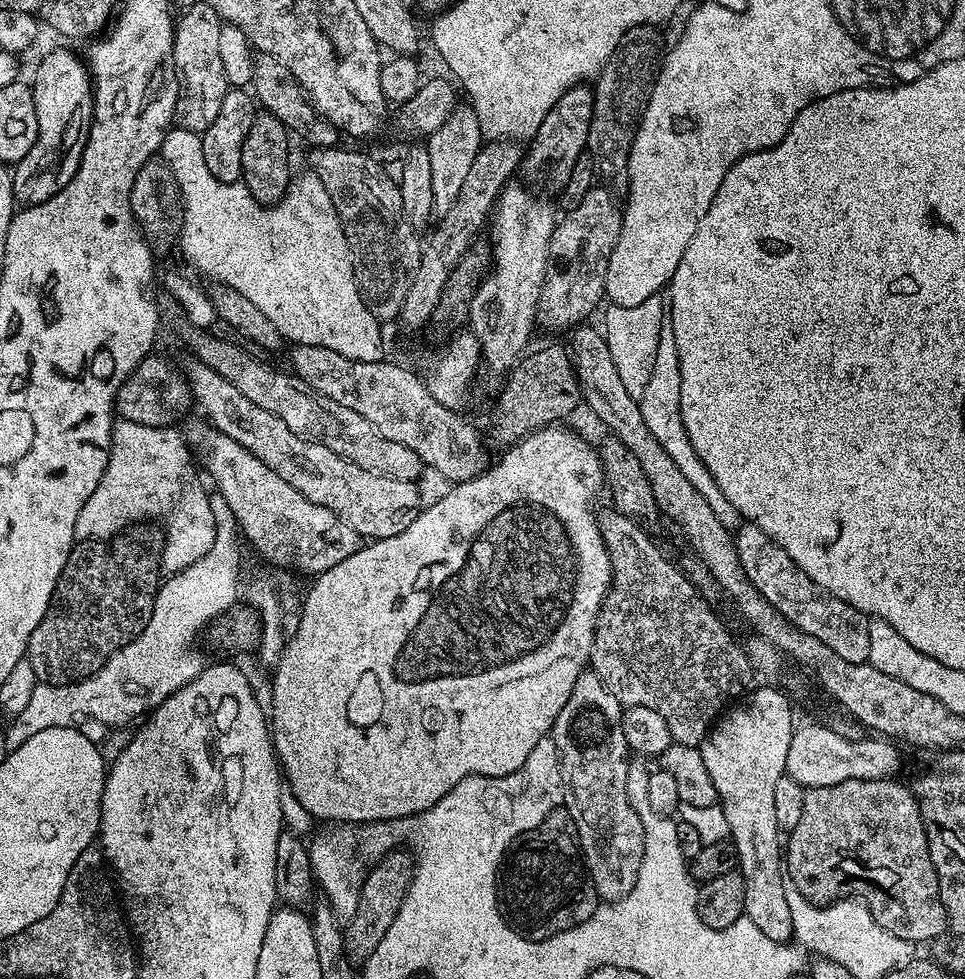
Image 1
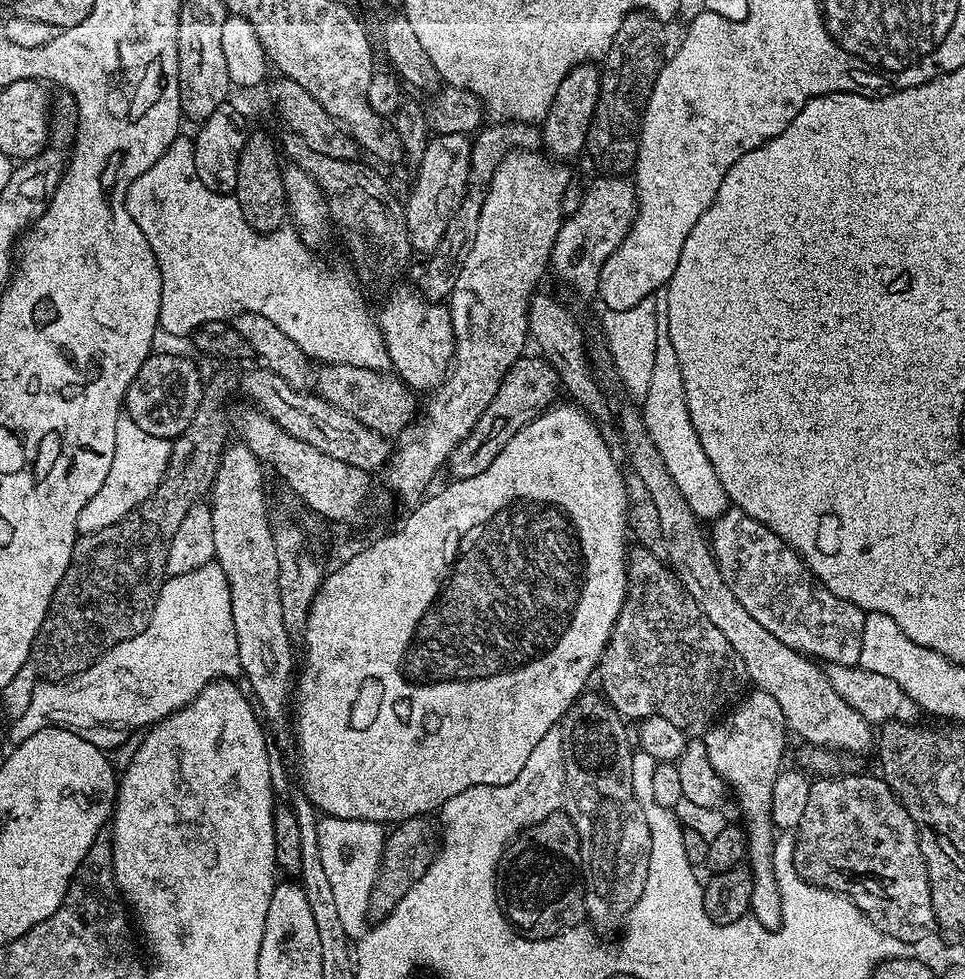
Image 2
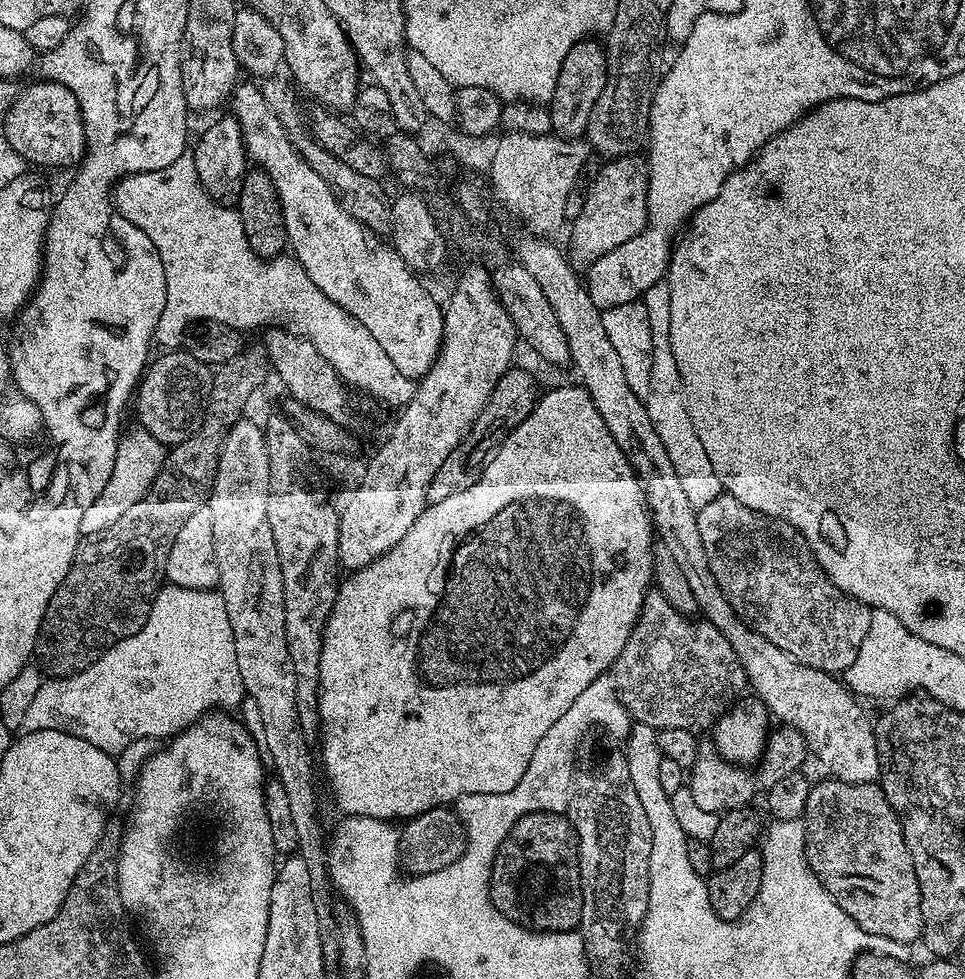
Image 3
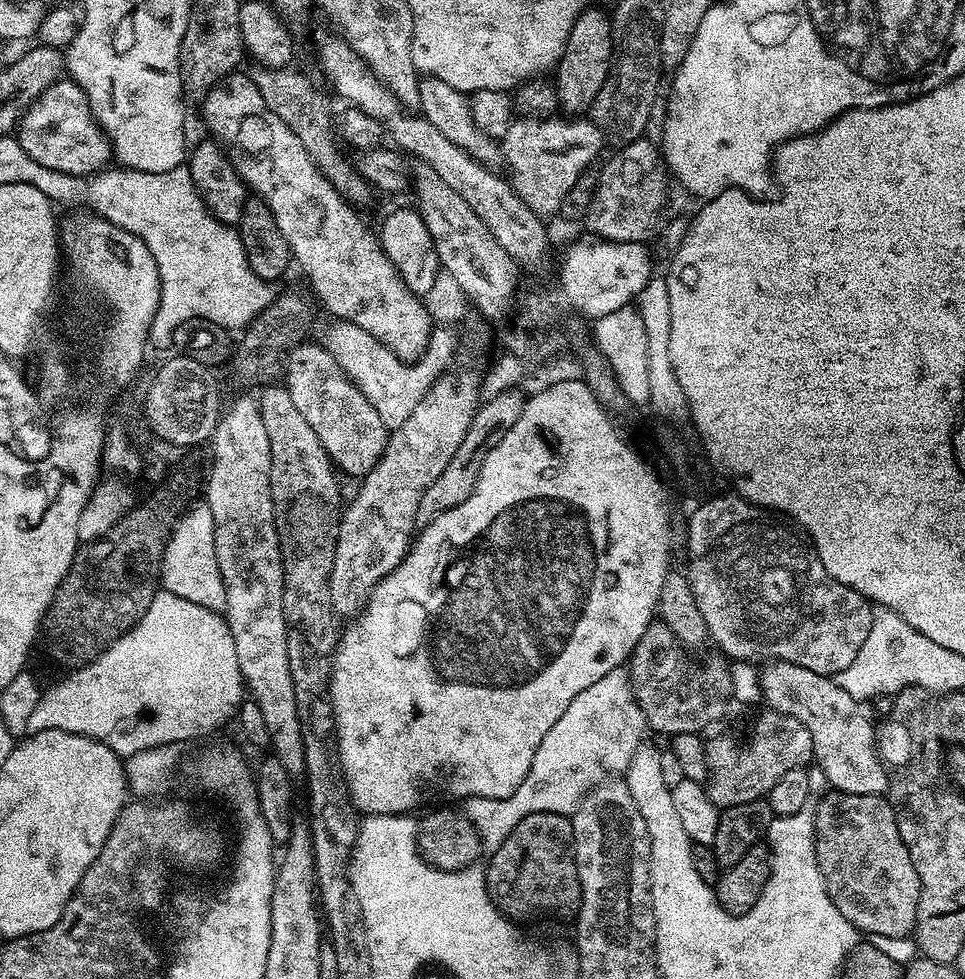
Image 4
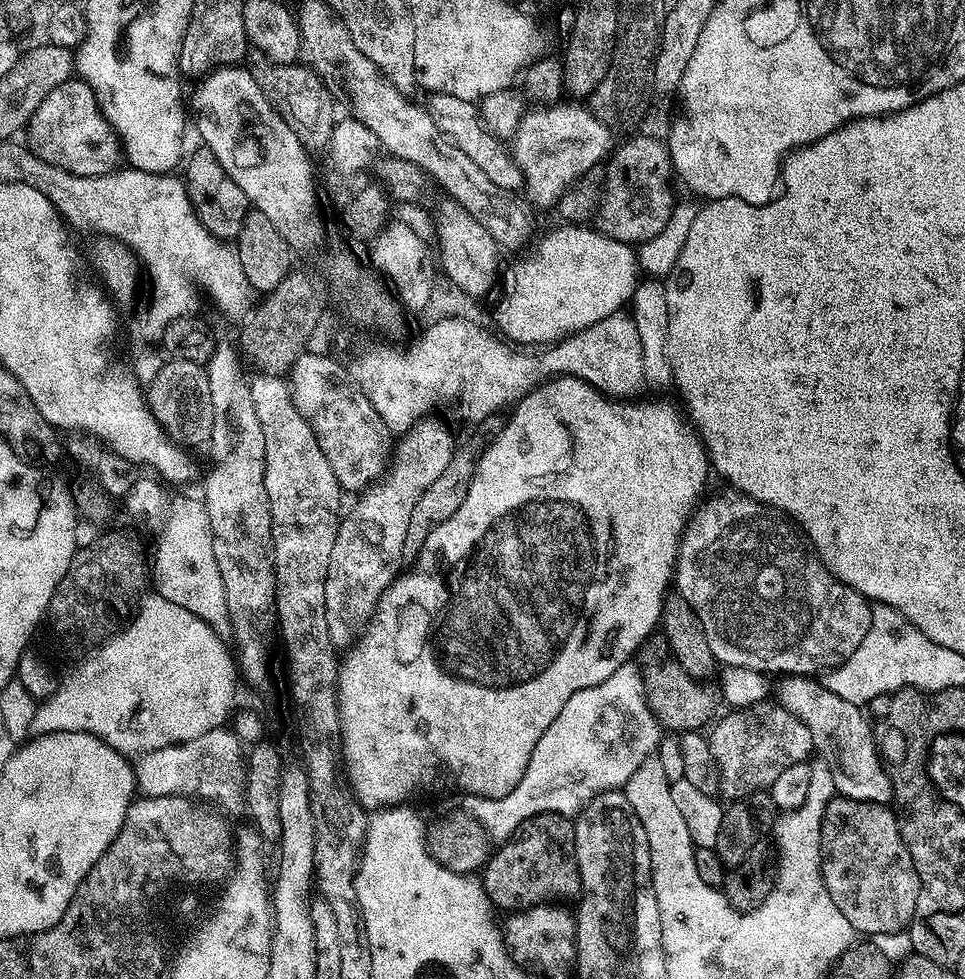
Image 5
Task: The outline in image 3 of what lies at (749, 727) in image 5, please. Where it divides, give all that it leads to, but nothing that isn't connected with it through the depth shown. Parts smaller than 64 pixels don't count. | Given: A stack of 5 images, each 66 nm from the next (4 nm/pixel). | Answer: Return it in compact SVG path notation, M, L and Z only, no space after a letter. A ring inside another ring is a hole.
M780 726L768 733L768 745L764 748L762 762L755 765L754 770L739 764L732 764L722 754L718 754L711 739L704 738L696 745L696 757L686 776L686 787L693 795L694 801L703 810L723 814L735 808L746 808L753 803L756 795L763 793L774 782L786 778L786 774L801 771L804 763L810 760L806 738L796 728ZM756 771L756 772L752 772Z

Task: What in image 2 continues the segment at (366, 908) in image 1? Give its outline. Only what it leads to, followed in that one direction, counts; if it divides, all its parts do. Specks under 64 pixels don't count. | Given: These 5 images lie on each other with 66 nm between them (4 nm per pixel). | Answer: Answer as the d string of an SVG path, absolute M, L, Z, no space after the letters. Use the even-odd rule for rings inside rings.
M427 817L403 820L387 835L383 862L380 864L368 903L369 913L373 919L381 920L392 913L409 897L430 865L435 863L440 842L437 833L436 836L434 834L435 825L432 826L429 822Z

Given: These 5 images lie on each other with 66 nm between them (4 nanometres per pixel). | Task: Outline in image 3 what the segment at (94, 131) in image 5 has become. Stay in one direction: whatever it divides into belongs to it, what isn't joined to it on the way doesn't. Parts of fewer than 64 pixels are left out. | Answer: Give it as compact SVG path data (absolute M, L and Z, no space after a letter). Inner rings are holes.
M41 79L40 84L32 84L28 89L17 95L16 101L10 106L6 118L2 121L2 137L14 151L21 155L29 165L41 164L44 168L68 168L79 165L86 155L84 143L84 123L80 113L78 98L65 84L55 84L52 80Z

